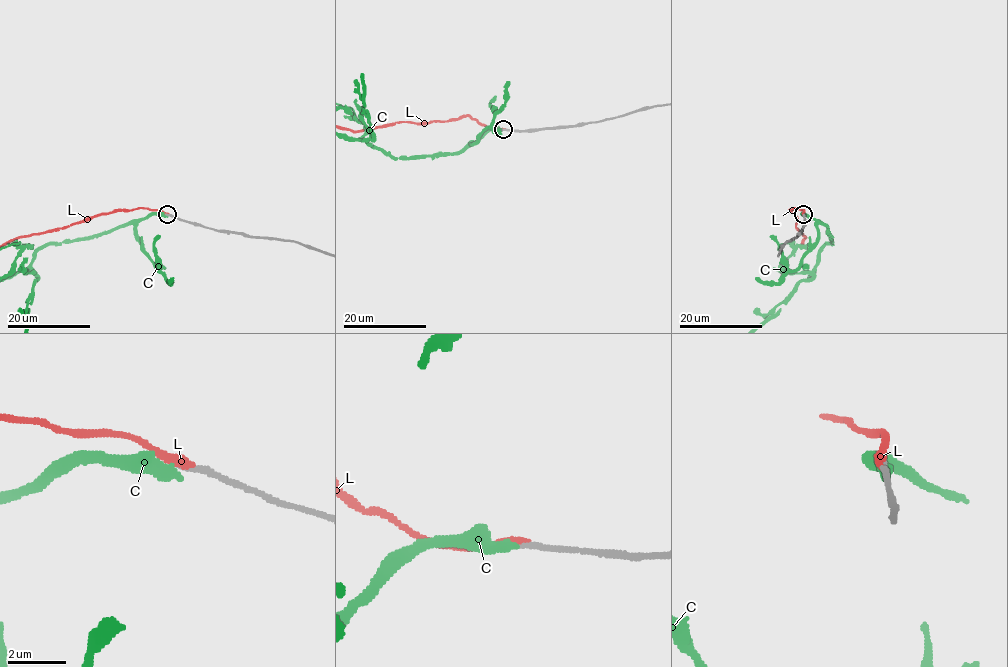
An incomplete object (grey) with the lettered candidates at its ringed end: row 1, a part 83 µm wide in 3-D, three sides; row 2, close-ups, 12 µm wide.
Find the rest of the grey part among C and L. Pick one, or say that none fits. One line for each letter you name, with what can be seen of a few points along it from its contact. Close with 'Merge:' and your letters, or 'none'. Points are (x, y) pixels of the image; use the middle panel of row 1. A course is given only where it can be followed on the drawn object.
Merge: L

